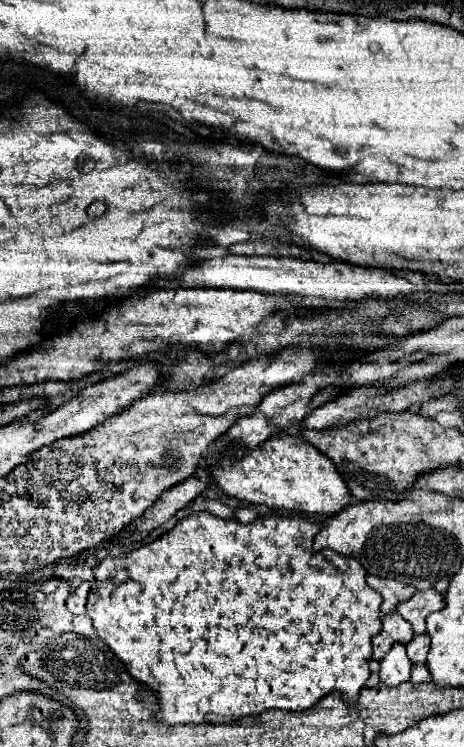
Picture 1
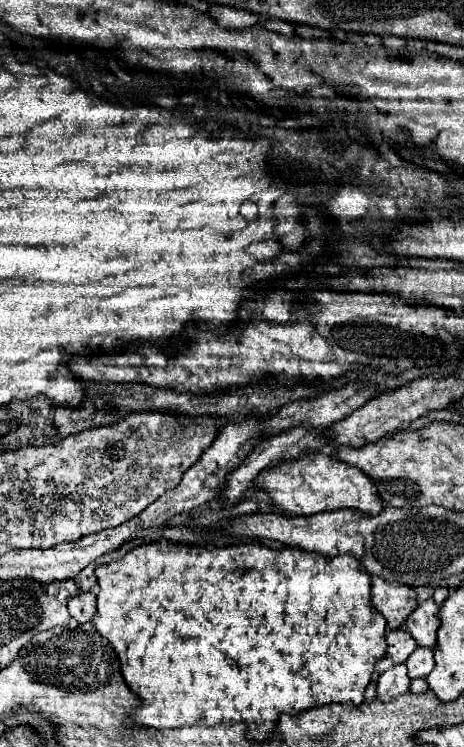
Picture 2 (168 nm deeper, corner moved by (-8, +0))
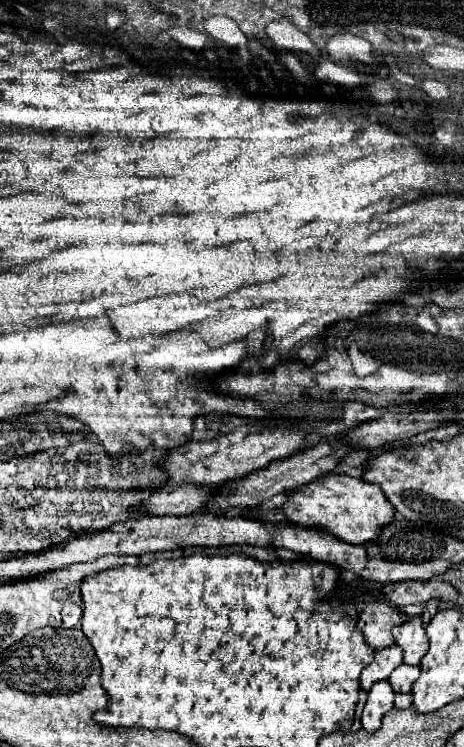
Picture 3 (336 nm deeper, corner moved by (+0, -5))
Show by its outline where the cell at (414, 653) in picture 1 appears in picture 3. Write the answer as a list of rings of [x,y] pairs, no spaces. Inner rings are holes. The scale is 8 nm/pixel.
[[[402,663],[400,667],[396,667],[394,671],[392,671],[392,675],[388,677],[388,681],[390,681],[390,685],[392,685],[392,689],[396,691],[396,693],[408,693],[408,691],[412,691],[412,685],[414,685],[414,681],[420,677],[420,667],[418,665],[408,665],[408,663]]]

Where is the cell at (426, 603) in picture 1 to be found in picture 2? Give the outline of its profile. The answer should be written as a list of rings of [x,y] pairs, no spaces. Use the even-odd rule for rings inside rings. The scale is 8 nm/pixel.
[[[432,598],[418,604],[418,608],[408,616],[406,630],[422,648],[434,648],[436,644],[436,630],[440,628],[438,606]]]

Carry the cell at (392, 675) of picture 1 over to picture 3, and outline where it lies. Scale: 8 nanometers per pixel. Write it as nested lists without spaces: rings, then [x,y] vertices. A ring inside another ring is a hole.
[[[384,679],[380,683],[374,683],[368,691],[368,701],[362,711],[362,727],[366,731],[376,731],[380,727],[380,721],[384,713],[388,713],[394,707],[394,691],[390,687],[390,681]]]

